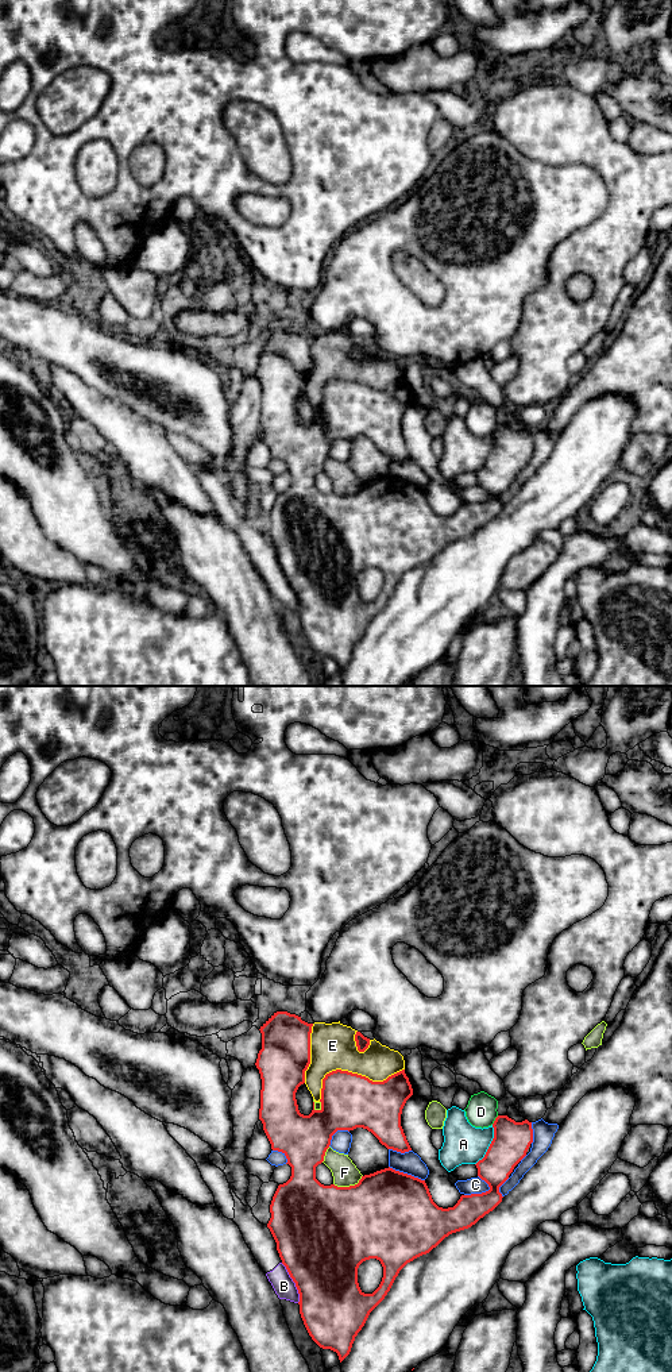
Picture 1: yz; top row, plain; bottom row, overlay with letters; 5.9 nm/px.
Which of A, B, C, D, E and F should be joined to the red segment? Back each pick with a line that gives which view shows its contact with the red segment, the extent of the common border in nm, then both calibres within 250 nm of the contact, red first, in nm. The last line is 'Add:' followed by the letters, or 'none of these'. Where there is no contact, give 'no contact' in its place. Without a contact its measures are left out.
Add: none of these

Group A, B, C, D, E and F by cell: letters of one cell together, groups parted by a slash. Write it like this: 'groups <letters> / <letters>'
groups A / B / C / D / E F

